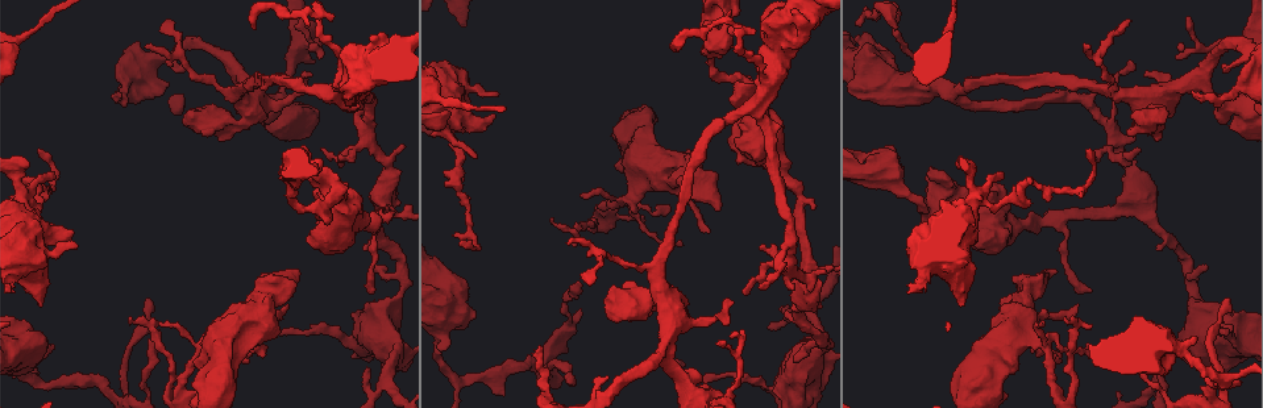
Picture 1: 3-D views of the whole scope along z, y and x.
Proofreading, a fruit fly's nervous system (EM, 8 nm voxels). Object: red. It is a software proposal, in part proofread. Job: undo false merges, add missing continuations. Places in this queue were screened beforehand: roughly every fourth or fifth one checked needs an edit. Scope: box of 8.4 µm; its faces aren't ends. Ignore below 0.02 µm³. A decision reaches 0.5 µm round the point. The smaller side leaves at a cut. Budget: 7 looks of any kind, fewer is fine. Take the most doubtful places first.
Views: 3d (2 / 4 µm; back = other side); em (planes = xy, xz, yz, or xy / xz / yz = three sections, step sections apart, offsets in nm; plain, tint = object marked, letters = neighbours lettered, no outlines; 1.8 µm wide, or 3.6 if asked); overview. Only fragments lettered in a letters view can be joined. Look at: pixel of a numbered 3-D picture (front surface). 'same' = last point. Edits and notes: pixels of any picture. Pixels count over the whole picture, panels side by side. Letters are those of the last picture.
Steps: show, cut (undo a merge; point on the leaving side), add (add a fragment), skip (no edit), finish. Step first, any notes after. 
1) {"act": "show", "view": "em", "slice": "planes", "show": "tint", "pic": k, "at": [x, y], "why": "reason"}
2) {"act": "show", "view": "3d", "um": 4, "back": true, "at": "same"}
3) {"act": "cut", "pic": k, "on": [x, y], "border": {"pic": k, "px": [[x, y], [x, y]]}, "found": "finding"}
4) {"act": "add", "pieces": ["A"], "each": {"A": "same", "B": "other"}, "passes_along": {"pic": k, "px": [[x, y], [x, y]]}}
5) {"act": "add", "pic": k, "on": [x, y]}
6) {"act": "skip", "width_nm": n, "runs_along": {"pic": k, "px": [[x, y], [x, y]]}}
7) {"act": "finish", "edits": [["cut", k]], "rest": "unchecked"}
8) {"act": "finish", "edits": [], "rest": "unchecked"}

{"act": "show", "view": "3d", "um": 4, "back": true, "pic": 1, "at": [793, 380], "why": "sudden change in width"}

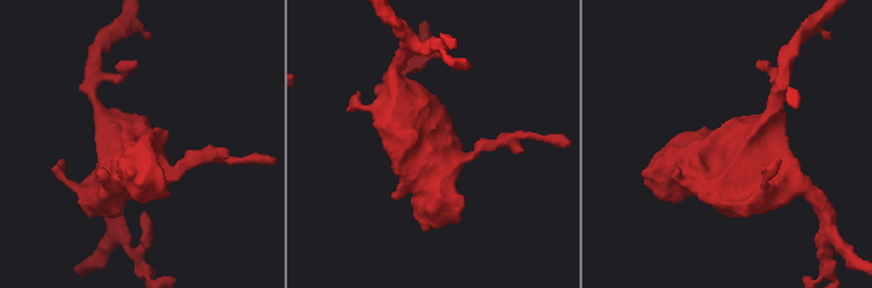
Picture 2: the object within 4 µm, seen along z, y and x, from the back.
{"act": "show", "view": "em", "um": 3.6, "slice": "planes", "show": "letters", "pic": 2, "at": [732, 155], "why": "now the EM"}

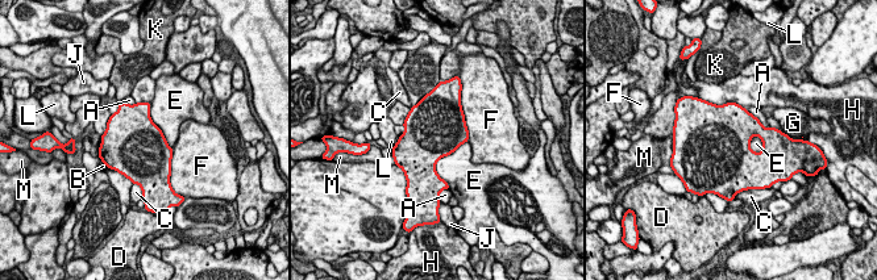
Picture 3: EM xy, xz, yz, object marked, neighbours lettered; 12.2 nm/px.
{"act": "skip", "width_nm": 650, "longest_contact_nm": ["E", 600], "each": {"A": "other", "B": "other", "C": "other", "D": "other", "E": "other", "F": "other", "G": "other", "H": "other", "J": "other", "K": "other", "L": "other", "M": "other"}, "found": "one neuron here"}

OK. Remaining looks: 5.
{"act": "show", "view": "em", "slice": "yz", "step": 16, "show": "tint", "pic": 1, "at": [762, 245], "why": "an open end"}

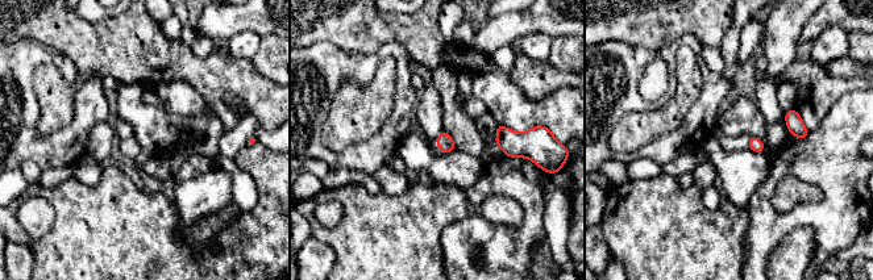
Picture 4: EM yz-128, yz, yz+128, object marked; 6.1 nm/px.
{"act": "show", "view": "em", "slice": "planes", "show": "letters", "at": "same"}

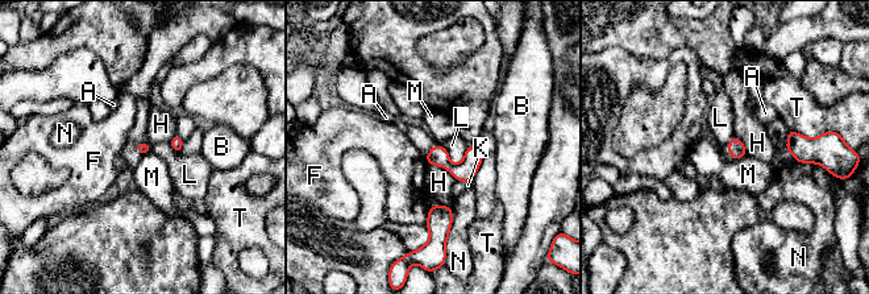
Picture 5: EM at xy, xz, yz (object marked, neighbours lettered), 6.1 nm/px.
{"act": "skip", "each": {"A": "other", "B": "other", "F": "other", "H": "other", "K": "other", "L": "other", "M": "other", "N": "other", "T": "other"}, "border": {"pic": 5, "px": [[470, 143], [456, 164], [436, 144]]}, "found": "none of them fits"}

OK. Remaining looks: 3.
{"act": "finish", "edits": [], "rest": "unchecked"}

